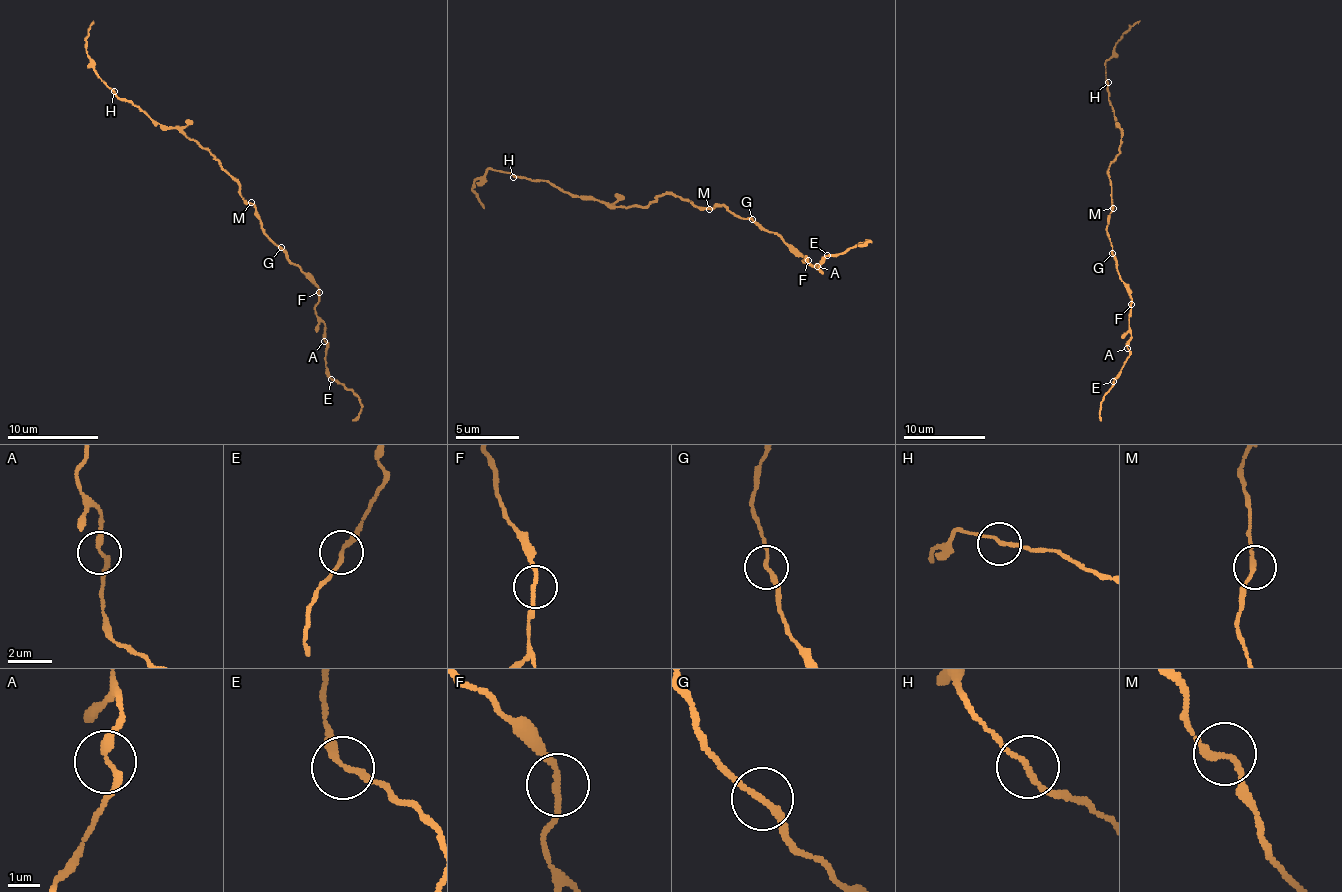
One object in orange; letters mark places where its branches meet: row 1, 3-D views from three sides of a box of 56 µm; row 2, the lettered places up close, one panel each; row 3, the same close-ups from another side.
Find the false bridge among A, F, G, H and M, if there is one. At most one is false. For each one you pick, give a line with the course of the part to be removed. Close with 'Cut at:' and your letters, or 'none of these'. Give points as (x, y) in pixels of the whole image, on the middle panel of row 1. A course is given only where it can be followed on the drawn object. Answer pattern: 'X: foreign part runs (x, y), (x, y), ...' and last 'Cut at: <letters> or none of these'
Cut at: none of these

